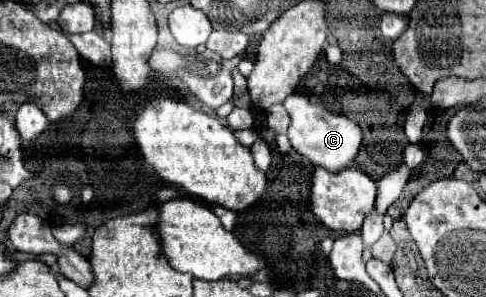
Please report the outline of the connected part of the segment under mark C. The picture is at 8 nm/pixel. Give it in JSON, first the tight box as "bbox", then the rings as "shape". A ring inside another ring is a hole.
{"bbox":[283,92,363,170],"shape":[[[293,92],[283,100],[283,106],[291,118],[287,130],[289,142],[301,156],[307,156],[313,166],[323,166],[325,170],[343,170],[351,166],[363,140],[361,128],[353,120],[327,110],[321,102],[312,102],[305,92]]]}

